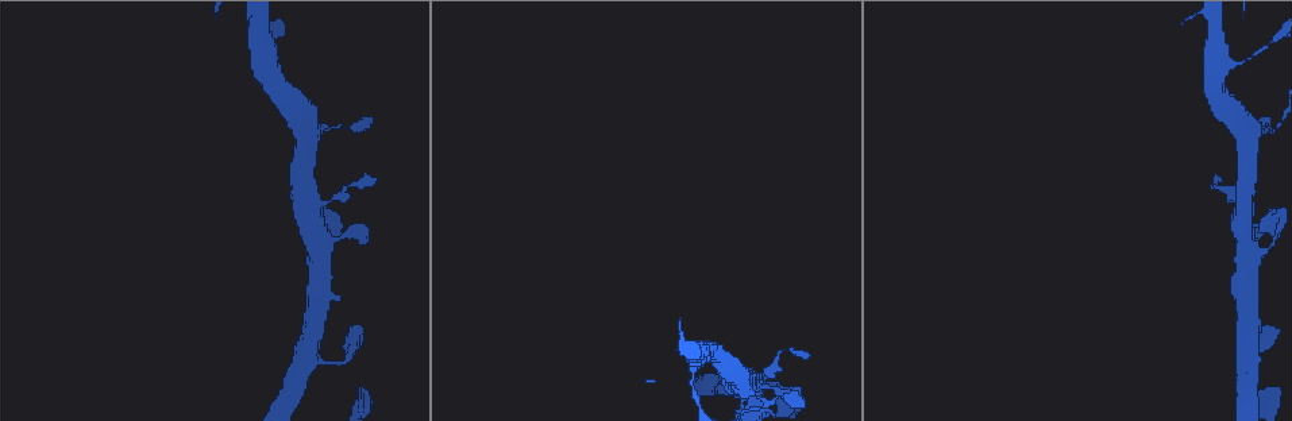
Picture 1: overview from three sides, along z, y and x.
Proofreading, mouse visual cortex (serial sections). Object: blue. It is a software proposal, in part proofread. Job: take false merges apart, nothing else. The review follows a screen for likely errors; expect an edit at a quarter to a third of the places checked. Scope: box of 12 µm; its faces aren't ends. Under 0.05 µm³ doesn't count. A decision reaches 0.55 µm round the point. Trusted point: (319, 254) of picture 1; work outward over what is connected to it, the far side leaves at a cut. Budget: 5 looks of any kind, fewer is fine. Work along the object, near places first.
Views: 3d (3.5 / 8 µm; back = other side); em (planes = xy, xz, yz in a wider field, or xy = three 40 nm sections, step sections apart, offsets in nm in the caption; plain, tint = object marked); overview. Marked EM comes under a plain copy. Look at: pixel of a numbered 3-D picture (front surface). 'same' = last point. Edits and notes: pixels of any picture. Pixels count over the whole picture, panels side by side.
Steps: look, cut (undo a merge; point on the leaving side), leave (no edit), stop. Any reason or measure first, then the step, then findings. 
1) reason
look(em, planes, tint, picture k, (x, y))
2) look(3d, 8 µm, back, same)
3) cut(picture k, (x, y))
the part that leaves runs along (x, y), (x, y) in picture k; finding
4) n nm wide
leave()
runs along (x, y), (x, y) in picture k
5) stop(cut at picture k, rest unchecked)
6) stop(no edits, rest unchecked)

small branch off a trunk
look(3d, 3.5 µm, picture 1, (754, 377))

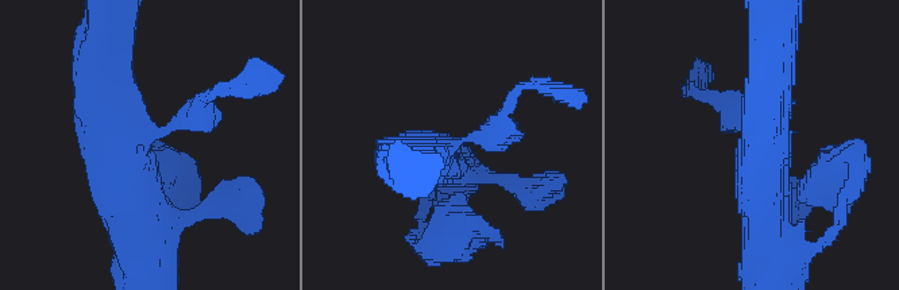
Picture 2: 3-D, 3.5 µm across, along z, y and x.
3 arms; arms of 200, 500, 600 nm; shape alone is not enough
look(em, xy, step 1, tint, picture 2, (137, 133))

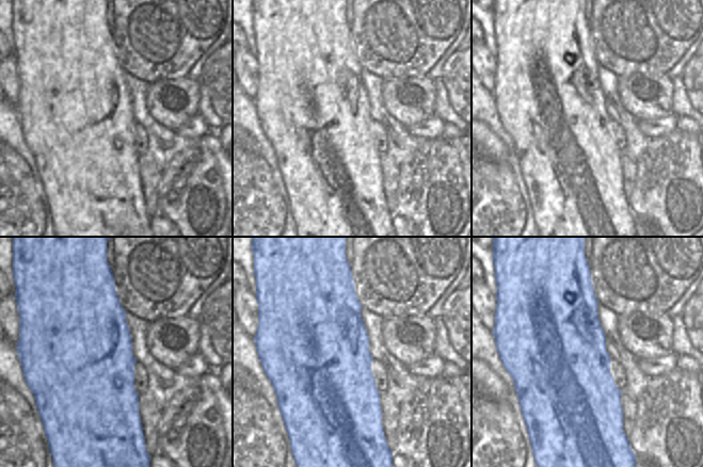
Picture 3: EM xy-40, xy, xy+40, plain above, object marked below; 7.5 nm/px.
leave()
runs along (130, 221), (105, 113), (105, 43) in picture 2; one cell here

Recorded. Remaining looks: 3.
branch point
look(em, xy, step 1, tint, picture 1, (319, 128))

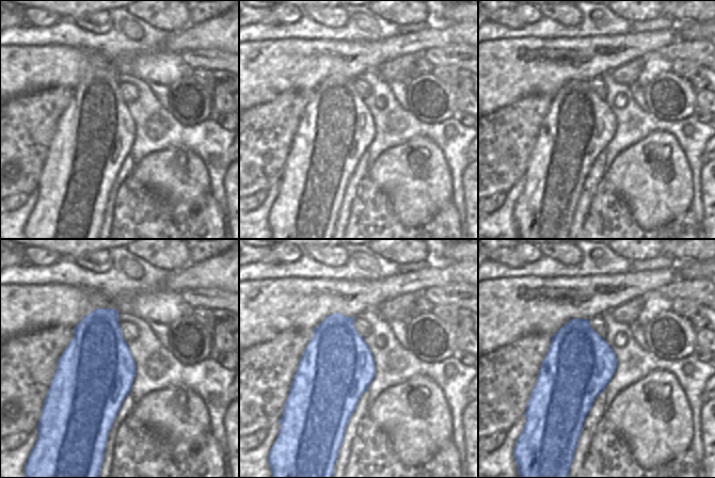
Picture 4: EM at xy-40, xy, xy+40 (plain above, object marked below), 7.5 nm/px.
wider look
look(3d, 3.5 µm, same)

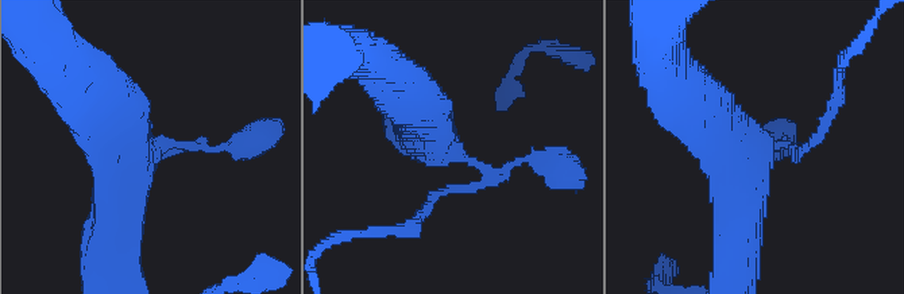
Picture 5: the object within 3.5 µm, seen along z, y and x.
cut(picture 5, (427, 209))
the part that leaves runs along (466, 189), (440, 196), (412, 227), (378, 233) in picture 5; a second cell is stuck on

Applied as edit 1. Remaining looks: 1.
stop(cut at picture 5, rest unchecked)

